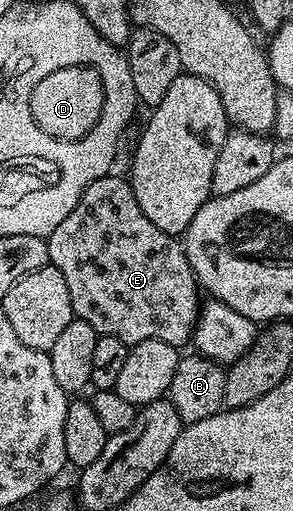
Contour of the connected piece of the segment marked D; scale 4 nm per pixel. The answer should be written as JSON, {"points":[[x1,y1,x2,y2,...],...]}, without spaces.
{"points":[[74,65,50,72,37,83,30,96,30,111,34,121,47,134,59,141,77,141,97,123,104,107,104,84,100,73,91,66]]}

